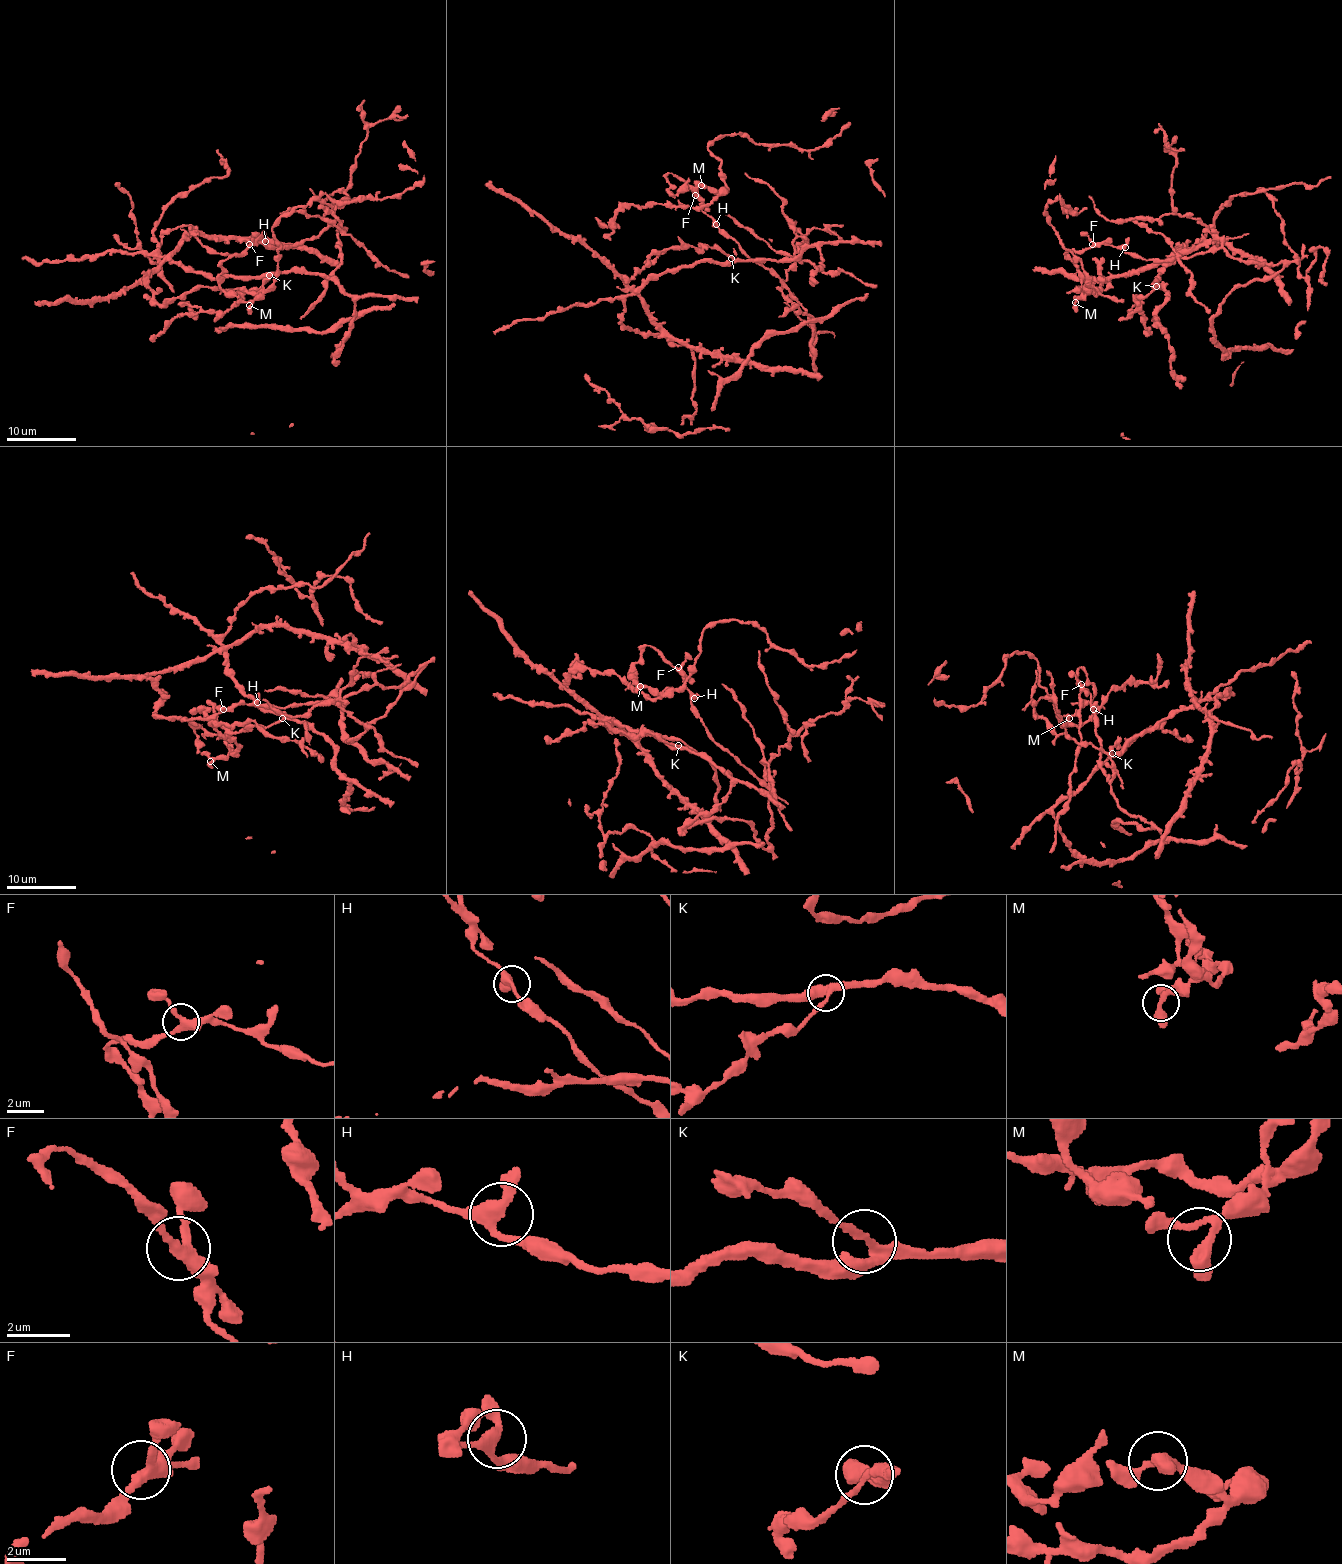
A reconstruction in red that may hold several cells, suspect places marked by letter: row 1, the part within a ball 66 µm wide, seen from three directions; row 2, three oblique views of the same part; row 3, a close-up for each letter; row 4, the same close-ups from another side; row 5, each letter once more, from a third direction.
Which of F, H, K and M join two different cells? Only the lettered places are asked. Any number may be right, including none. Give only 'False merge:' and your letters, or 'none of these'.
False merge: none of these

